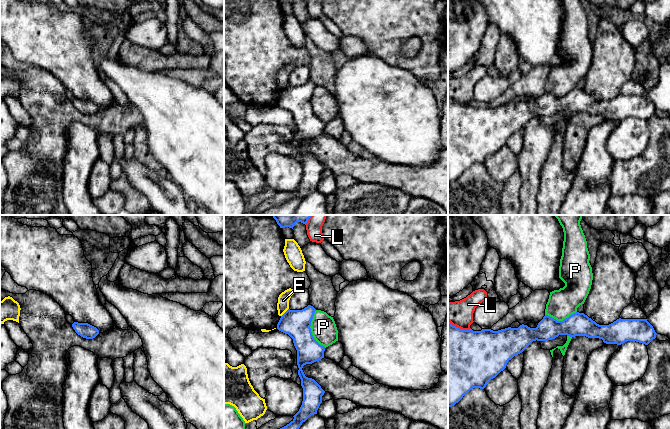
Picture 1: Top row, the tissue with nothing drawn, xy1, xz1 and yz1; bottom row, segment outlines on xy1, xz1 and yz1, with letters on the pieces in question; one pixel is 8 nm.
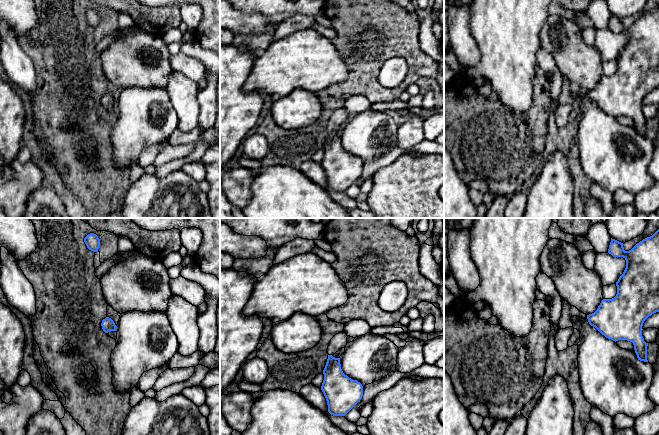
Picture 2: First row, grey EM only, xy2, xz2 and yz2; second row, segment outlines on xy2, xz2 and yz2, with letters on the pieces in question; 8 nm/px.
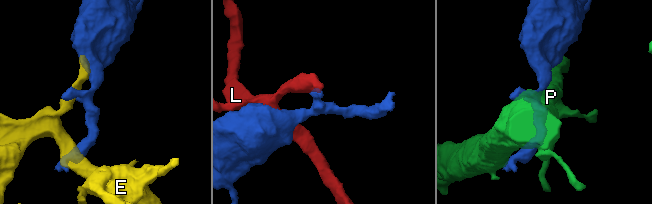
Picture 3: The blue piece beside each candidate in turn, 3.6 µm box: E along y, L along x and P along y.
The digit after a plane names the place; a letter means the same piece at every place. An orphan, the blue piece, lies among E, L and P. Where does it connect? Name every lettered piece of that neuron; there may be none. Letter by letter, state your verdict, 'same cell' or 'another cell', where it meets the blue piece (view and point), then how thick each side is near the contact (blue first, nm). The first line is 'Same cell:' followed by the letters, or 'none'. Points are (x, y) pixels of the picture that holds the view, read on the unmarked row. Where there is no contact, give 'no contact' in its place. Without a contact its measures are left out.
Same cell: none
E: another cell | xz1 (285, 88) | 220/100 nm
L: another cell | yz1 (459, 104) | 500/200 nm
P: another cell | xz1 (310, 106) | 220/200 nm

